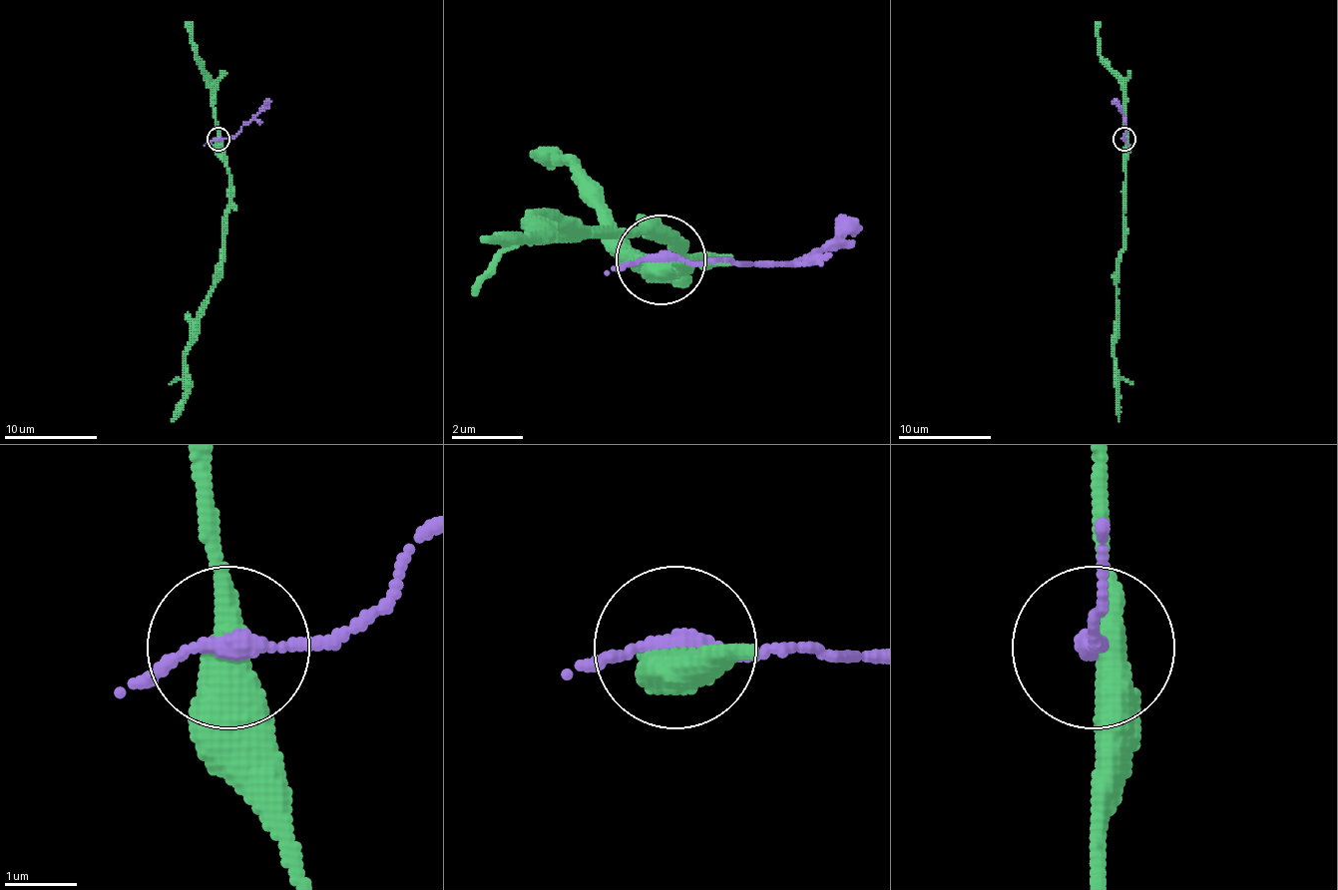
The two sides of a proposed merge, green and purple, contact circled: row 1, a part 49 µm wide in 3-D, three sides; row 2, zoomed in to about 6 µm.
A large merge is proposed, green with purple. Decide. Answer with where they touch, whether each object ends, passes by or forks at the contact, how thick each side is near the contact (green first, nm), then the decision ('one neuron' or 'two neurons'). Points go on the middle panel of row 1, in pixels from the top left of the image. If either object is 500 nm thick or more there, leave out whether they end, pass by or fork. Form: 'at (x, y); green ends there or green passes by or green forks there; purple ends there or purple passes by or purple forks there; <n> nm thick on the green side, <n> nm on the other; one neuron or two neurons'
at (661, 259); green passes by; purple passes by; 400 nm thick on the green side, 200 nm on the other; two neurons

